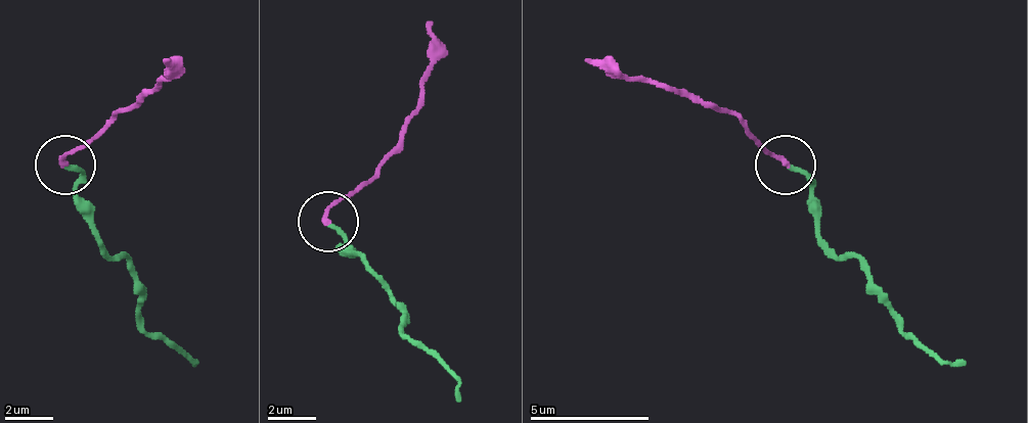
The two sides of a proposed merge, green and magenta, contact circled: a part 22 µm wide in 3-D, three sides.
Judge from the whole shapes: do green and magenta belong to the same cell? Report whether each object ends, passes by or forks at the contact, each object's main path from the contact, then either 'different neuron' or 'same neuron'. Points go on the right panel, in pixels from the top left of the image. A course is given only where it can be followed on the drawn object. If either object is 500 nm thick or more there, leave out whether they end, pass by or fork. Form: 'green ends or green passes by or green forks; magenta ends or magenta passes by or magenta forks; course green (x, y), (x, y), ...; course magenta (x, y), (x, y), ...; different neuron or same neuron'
green ends; magenta ends; course green (790, 163), (802, 175), (814, 229), (867, 277), (892, 319), (945, 361), (964, 367); course magenta (784, 163), (706, 103), (658, 80), (610, 80), (586, 61); different neuron

